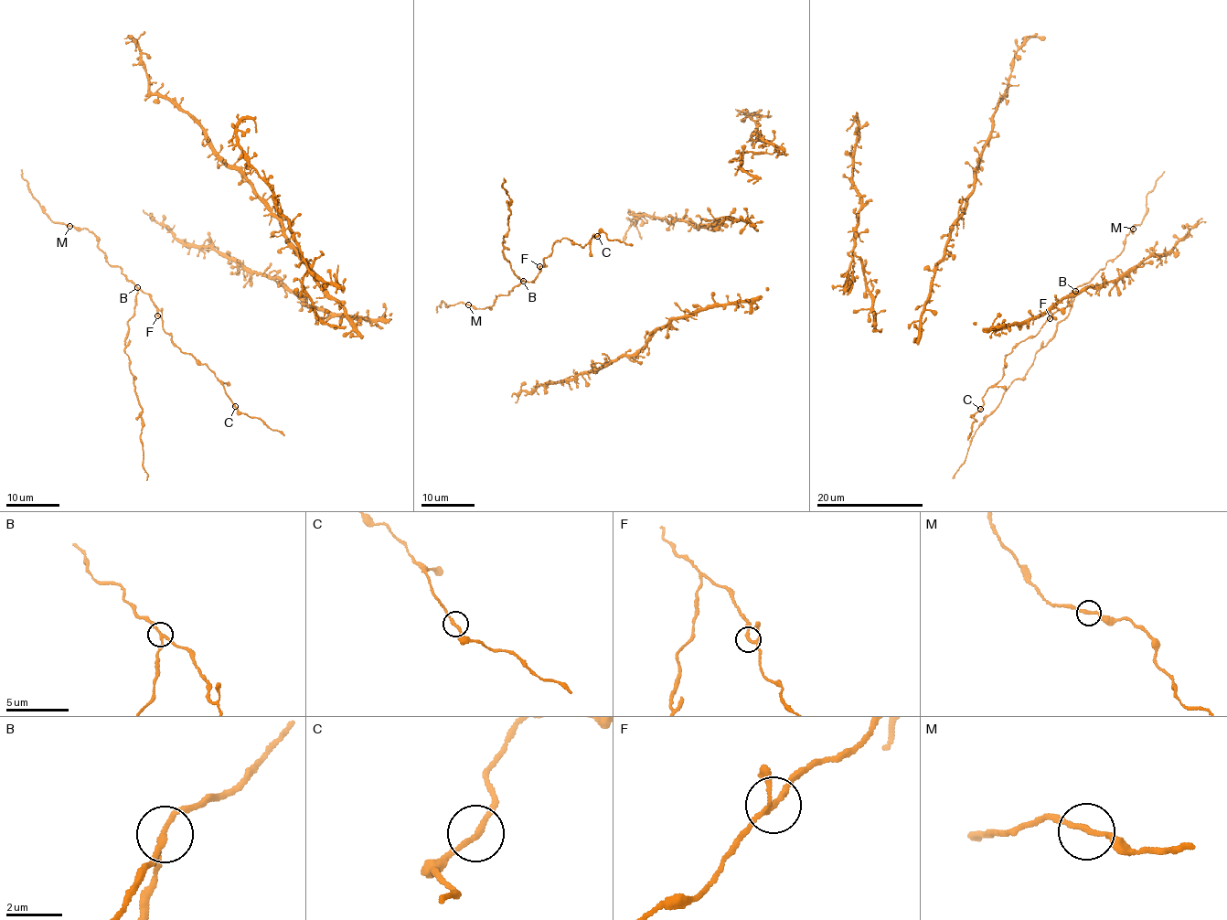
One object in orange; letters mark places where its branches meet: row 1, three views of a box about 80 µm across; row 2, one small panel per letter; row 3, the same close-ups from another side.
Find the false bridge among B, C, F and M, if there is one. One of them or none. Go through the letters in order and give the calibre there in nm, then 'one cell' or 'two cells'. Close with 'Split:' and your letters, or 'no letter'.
B: 180 nm | two cells
C: 200 nm | one cell
F: 170 nm | one cell
M: 190 nm | one cell
Split: B

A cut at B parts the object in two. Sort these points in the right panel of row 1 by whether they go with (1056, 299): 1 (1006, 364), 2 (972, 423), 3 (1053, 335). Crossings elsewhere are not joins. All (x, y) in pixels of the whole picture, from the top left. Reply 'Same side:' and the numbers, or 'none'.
Same side: 1, 2

